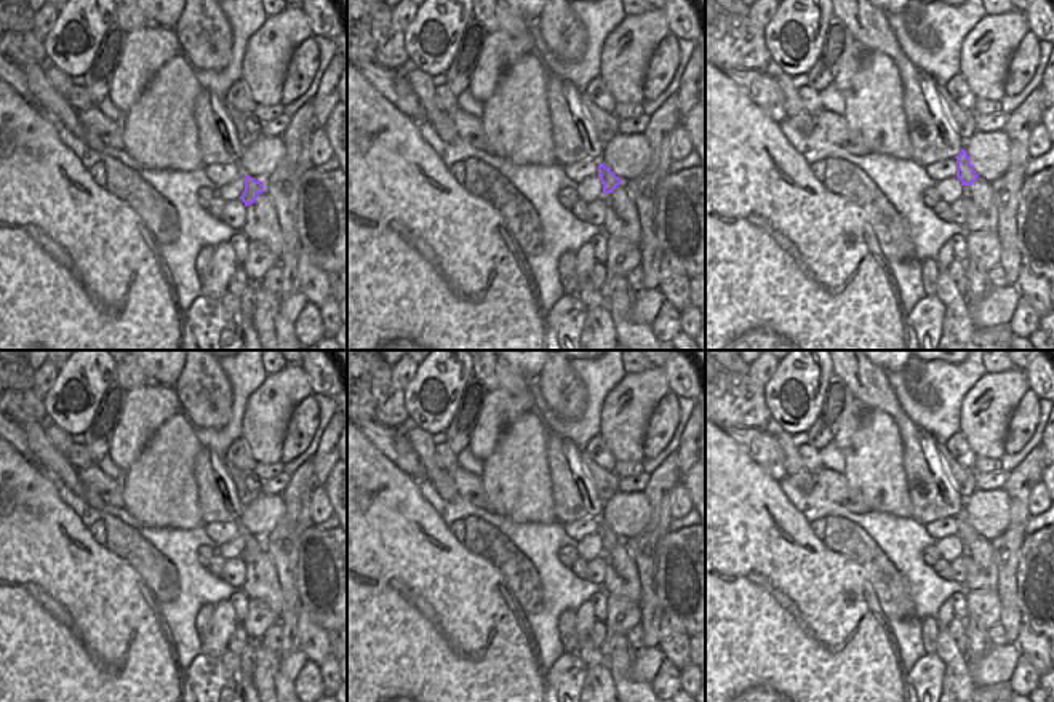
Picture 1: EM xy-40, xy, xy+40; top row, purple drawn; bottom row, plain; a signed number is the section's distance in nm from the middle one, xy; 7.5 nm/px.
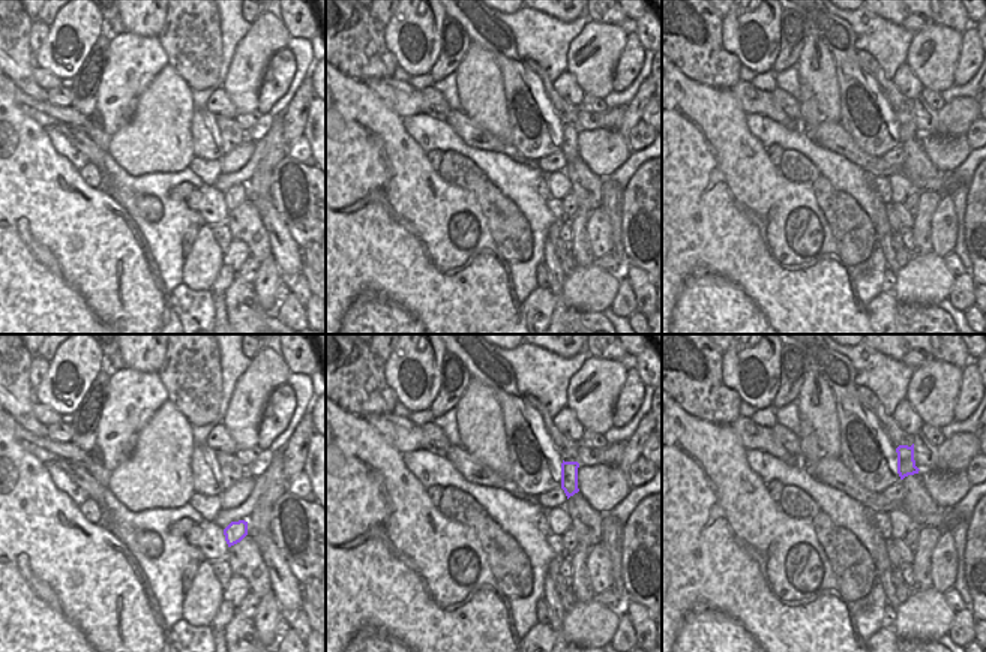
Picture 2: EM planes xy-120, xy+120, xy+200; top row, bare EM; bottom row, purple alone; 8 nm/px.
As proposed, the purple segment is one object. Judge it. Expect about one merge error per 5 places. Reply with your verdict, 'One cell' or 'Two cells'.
One cell

